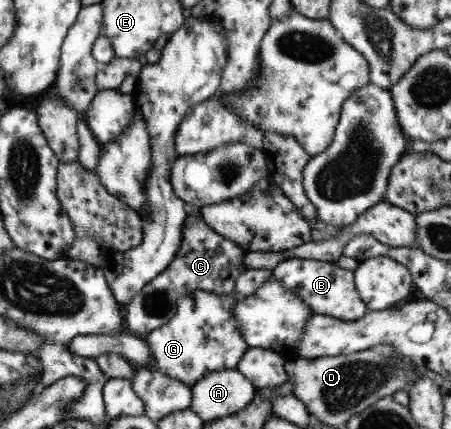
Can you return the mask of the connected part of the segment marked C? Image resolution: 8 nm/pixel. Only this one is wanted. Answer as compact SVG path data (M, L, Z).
M194 211L184 220L182 244L168 268L155 276L144 288L132 297L126 308L126 328L132 334L146 335L161 328L175 314L176 294L188 294L190 290L205 290L224 295L236 288L236 277L248 270L244 263L246 252L231 240L226 240L214 232L204 222L198 211Z

